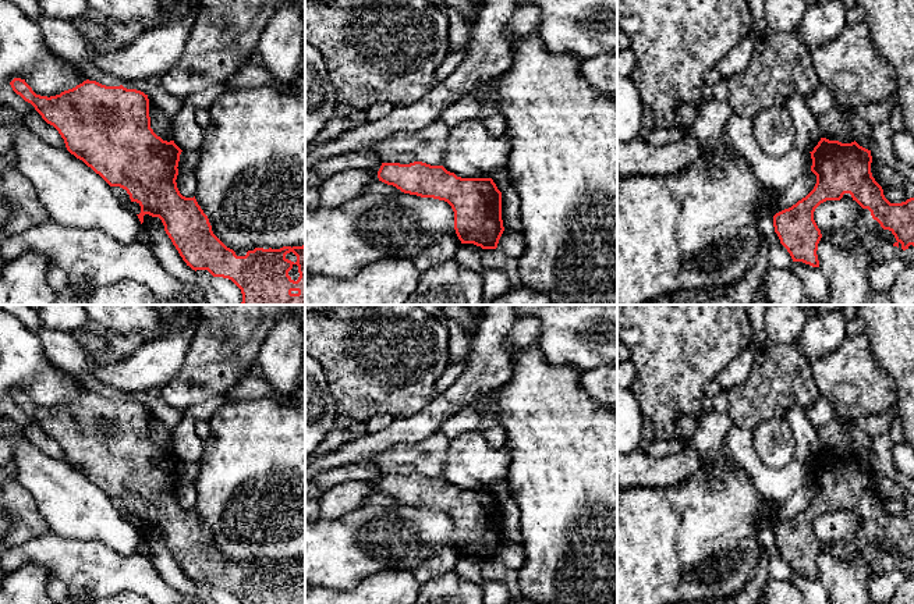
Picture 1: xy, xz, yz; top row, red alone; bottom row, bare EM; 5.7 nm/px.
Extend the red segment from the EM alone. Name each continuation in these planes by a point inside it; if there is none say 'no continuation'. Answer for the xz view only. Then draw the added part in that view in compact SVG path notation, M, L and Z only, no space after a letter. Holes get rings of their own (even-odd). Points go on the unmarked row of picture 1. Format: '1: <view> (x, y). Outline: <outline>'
no continuation

